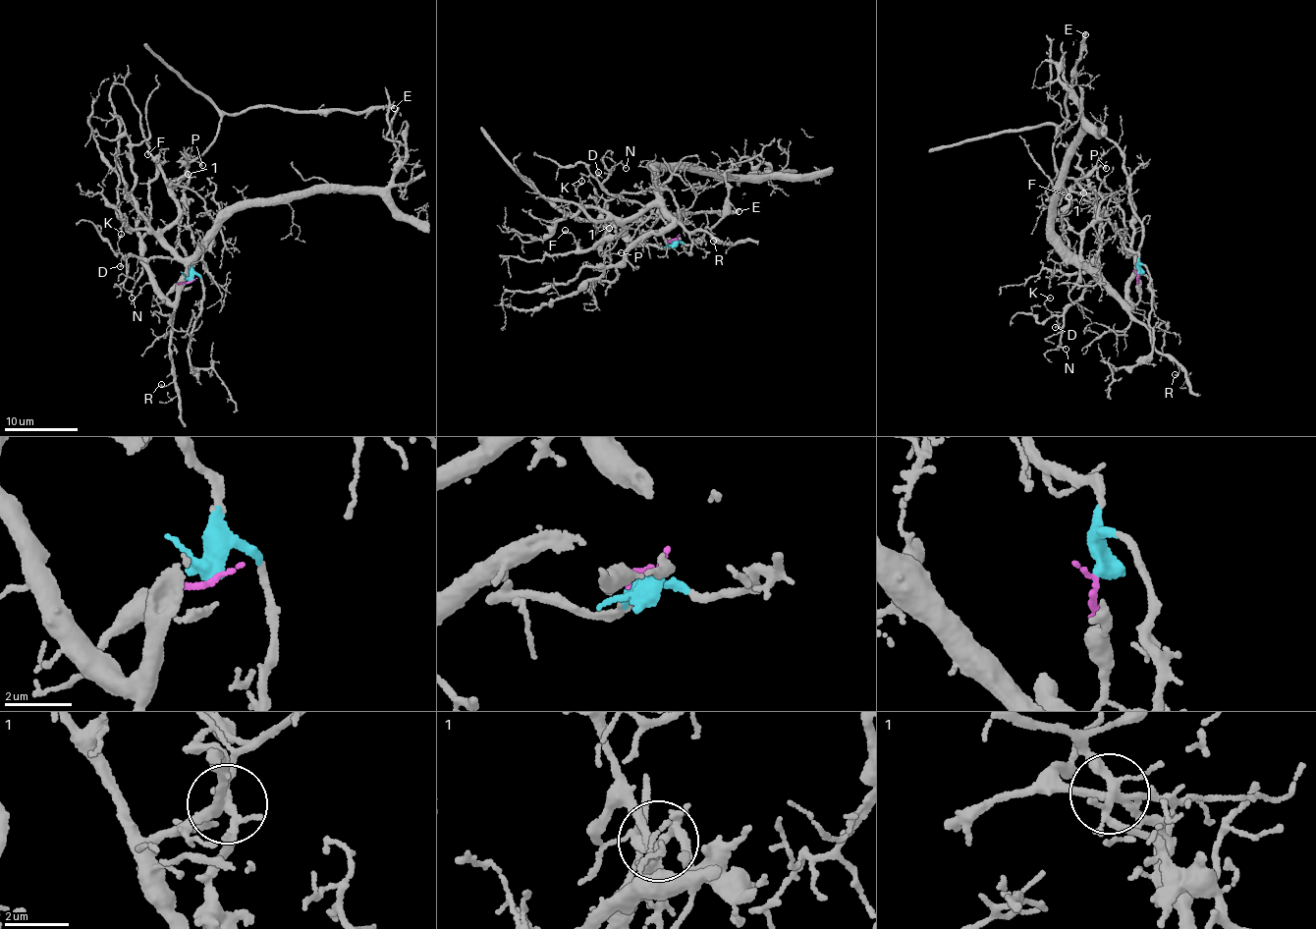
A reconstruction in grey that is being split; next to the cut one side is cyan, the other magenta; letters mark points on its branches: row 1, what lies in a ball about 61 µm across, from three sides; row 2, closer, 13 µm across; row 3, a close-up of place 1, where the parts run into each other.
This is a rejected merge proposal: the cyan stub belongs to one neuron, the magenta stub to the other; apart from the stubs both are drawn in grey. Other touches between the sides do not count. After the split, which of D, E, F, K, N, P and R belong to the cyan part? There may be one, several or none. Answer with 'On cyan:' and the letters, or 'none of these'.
On cyan: E, P

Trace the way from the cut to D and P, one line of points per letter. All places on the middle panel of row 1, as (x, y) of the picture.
D: (678, 240), (663, 238), (672, 224), (669, 213), (661, 206), (606, 193), (595, 177), (598, 171)
P: (678, 240), (668, 247), (646, 244), (639, 246), (612, 225), (605, 228), (600, 243), (608, 254), (621, 251)

